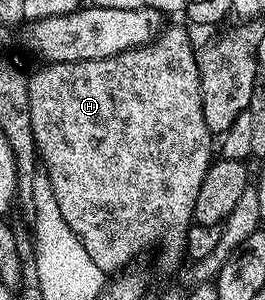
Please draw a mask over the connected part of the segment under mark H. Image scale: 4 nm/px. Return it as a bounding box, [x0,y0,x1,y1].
[28,26,215,276]

